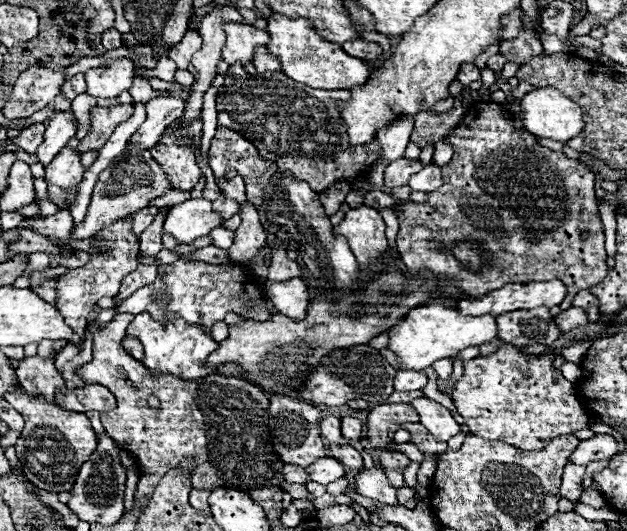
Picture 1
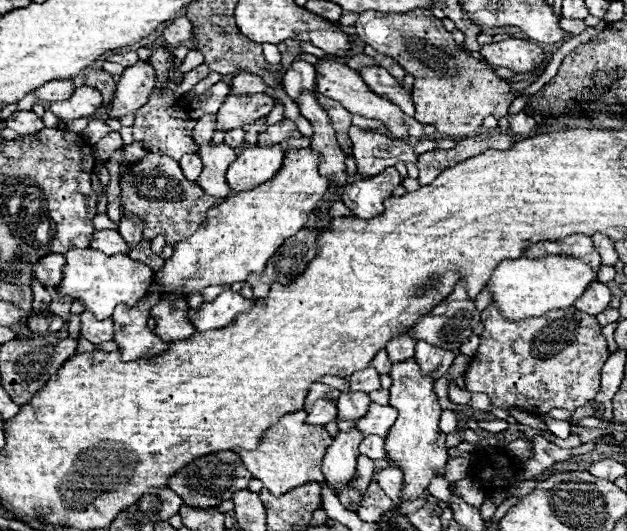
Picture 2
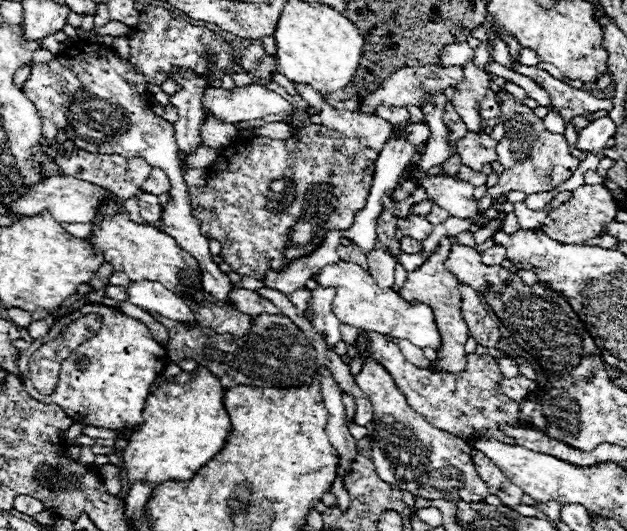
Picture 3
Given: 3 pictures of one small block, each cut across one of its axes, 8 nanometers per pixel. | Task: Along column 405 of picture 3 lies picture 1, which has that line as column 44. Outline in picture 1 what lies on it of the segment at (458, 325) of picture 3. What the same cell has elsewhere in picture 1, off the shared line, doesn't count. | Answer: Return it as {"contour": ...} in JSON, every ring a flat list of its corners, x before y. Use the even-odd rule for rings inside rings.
{"contour":[[50,280,50,282,46,282,46,284,42,284,42,286,32,286,32,290,38,294,38,296,42,296,46,302,50,302,50,304,54,304,54,300,56,300,56,280]]}

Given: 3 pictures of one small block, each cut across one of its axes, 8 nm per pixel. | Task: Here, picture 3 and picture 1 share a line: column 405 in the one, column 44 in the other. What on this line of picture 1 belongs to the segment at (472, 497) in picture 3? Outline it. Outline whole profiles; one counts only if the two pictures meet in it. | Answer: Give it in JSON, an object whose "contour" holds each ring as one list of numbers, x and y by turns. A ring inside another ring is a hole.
{"contour":[[16,386,14,392,6,392,4,398,26,420,26,426,16,442,16,452,28,480,46,492,70,492,78,476,78,468,90,458,98,444,96,432,92,430,86,414,58,408,58,404,46,400,42,394,26,394,22,386]]}

